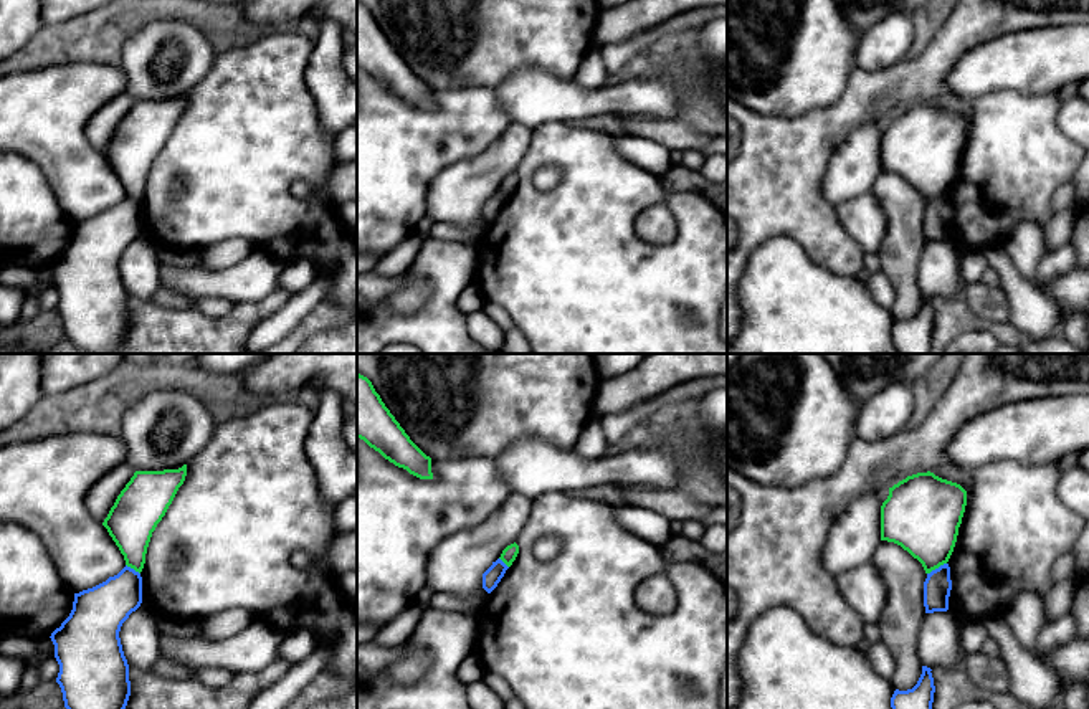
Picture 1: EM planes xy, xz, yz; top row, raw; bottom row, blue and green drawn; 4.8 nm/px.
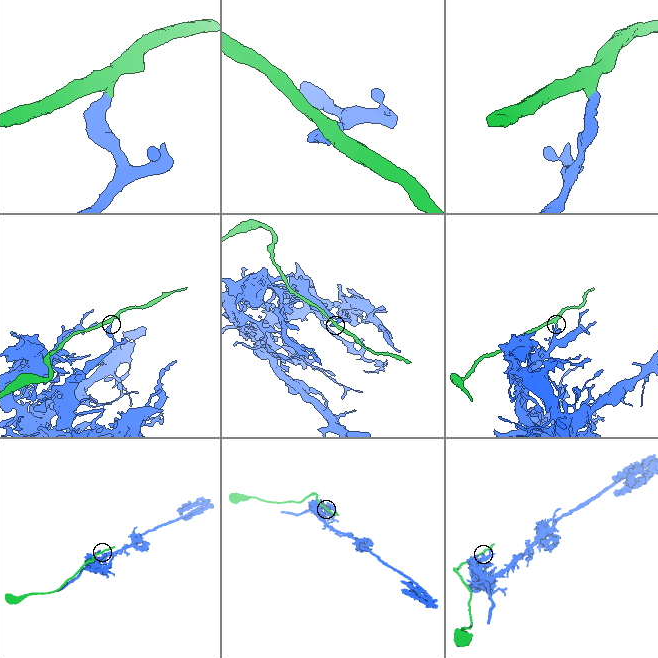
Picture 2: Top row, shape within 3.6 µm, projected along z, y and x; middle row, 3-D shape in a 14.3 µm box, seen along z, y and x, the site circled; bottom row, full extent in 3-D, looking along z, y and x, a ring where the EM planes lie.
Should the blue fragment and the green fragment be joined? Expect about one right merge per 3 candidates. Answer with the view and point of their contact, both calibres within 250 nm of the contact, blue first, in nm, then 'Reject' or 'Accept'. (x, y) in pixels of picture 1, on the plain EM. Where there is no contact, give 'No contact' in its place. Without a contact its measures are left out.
Touches blue at yz (936, 199). Thickness 140 nm (blue) against 340 nm. Reject

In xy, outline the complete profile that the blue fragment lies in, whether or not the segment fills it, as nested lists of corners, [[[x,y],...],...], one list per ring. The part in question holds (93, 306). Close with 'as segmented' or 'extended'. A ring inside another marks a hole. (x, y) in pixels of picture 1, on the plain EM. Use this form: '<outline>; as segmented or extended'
[[[126,195],[106,212],[74,223],[69,246],[50,266],[59,294],[56,312],[61,317],[64,337],[89,354],[119,354],[127,335],[131,326],[129,294],[119,261],[140,233],[142,207]]]; as segmented

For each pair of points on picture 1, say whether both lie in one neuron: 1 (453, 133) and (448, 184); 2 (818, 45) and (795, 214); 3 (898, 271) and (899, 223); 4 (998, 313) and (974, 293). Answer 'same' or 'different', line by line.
1: different
2: different
3: same
4: same

